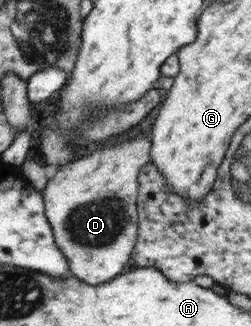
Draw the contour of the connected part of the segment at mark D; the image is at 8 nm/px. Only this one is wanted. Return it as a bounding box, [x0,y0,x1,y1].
[40,137,150,285]

